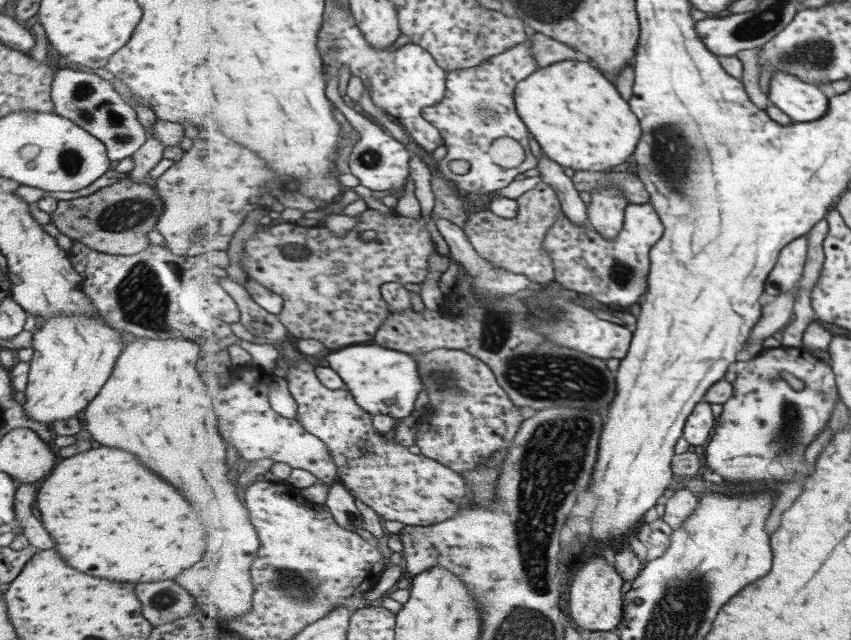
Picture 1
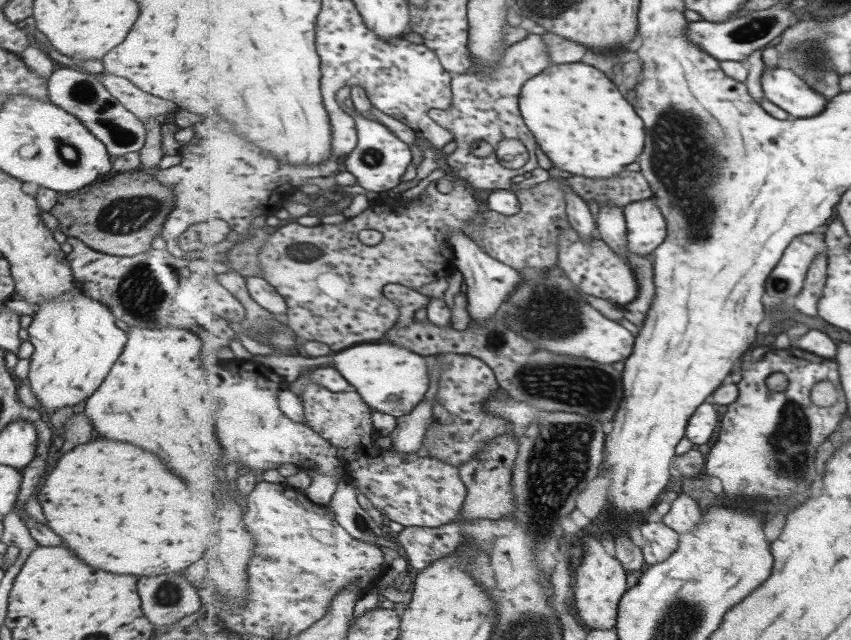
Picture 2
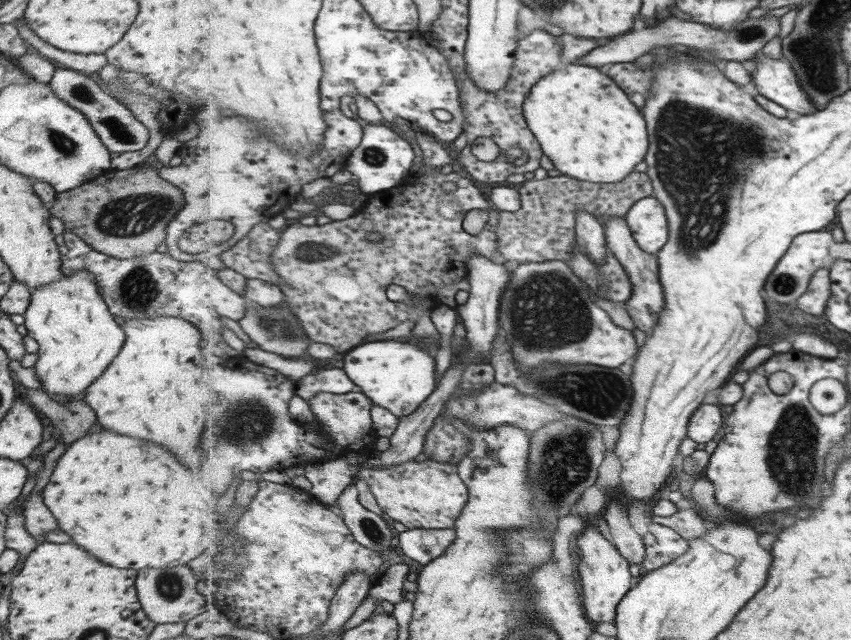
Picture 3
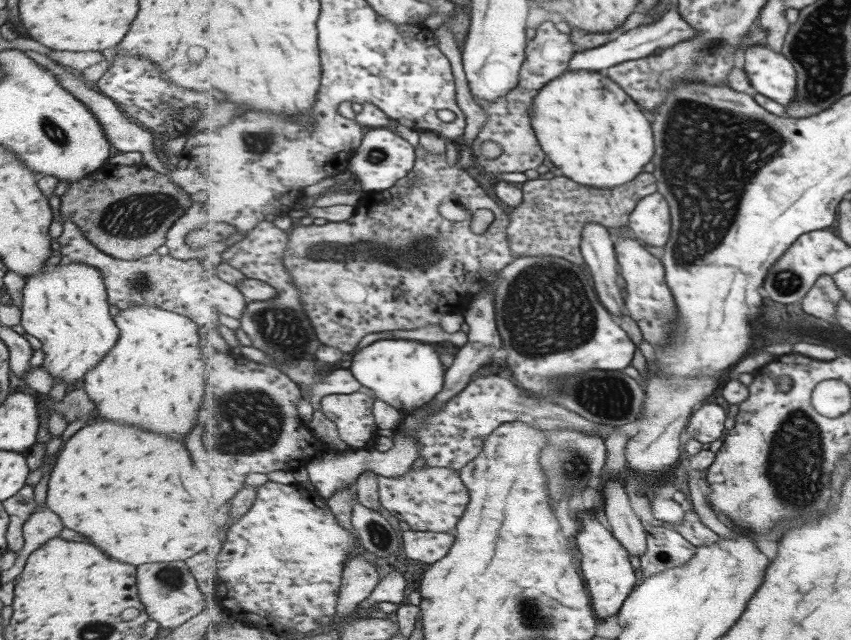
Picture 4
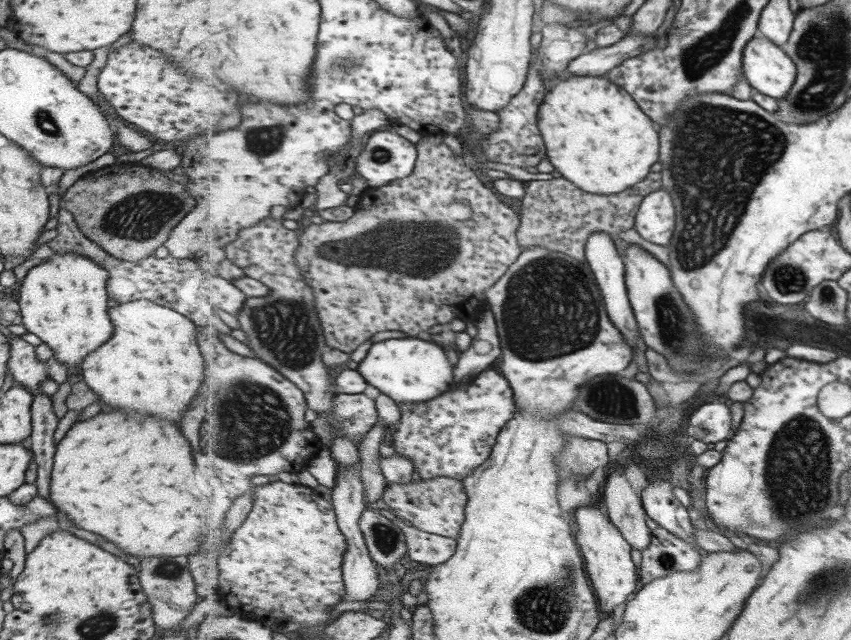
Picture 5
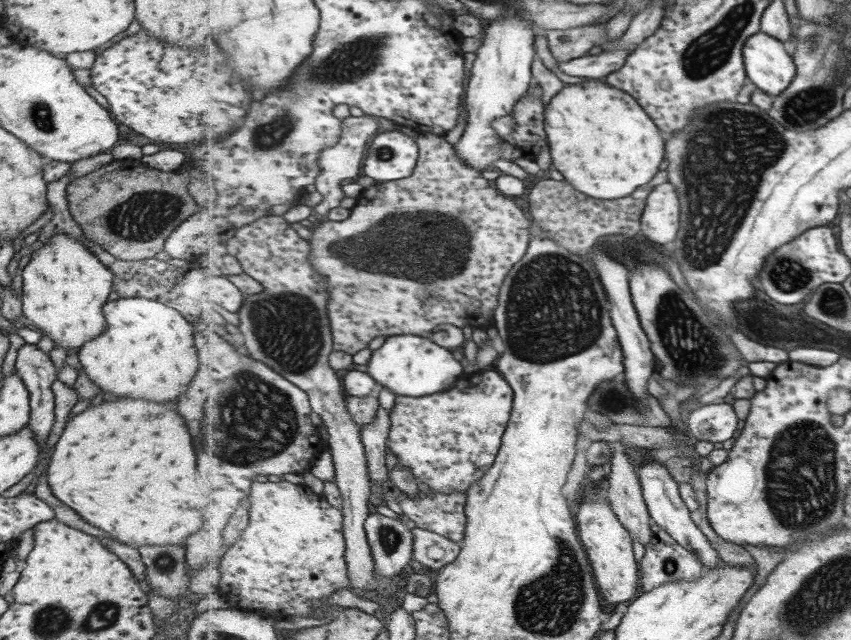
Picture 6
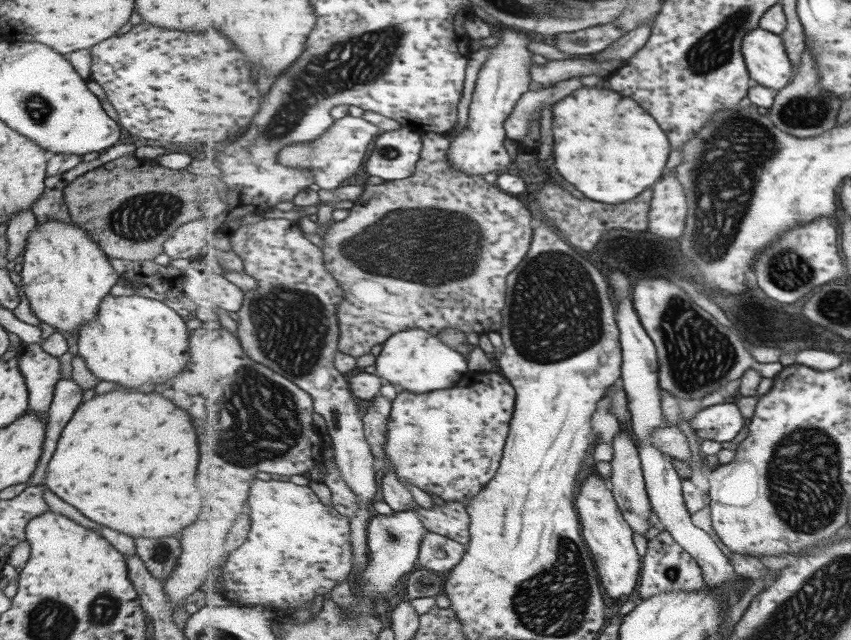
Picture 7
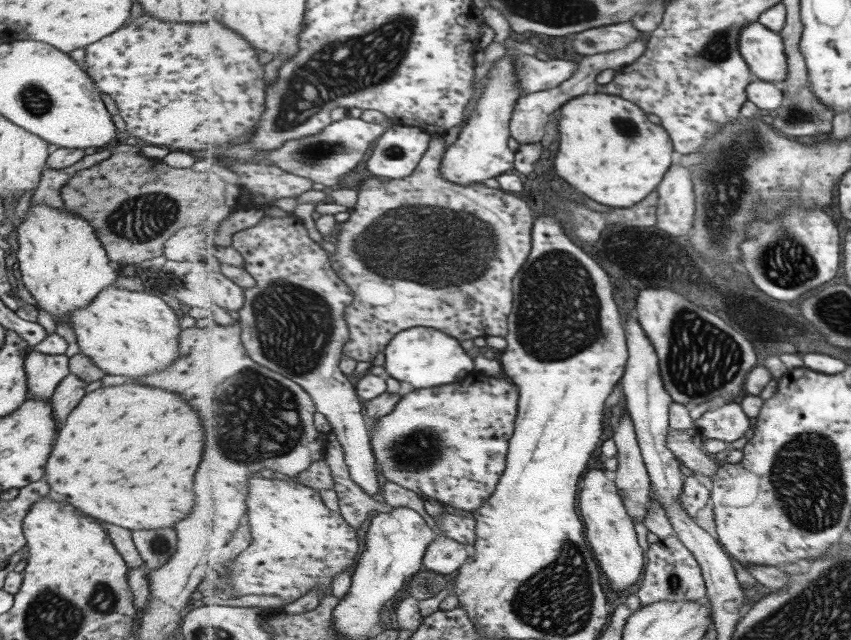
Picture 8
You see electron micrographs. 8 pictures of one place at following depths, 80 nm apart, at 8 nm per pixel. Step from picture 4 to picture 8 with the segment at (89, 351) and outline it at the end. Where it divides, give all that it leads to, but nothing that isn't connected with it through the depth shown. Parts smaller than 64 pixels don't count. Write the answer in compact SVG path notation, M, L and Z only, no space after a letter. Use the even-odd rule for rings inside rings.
M30 202L15 234L21 282L35 299L35 308L45 310L55 321L68 318L72 310L87 306L97 293L115 282L115 266L106 257L94 228L67 209L54 209L45 203L31 205Z

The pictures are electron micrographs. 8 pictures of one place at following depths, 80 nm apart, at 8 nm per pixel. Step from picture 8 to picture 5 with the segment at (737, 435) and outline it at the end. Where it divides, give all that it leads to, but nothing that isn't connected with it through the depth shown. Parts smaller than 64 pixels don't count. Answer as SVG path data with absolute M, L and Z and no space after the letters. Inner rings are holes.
M710 403L700 406L691 414L688 422L690 439L697 439L707 444L727 440L733 428L731 409L727 404Z

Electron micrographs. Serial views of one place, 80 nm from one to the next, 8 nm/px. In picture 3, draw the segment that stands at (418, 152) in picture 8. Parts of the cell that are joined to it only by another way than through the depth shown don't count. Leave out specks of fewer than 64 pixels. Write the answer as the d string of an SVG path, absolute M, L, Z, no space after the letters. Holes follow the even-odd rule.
M389 123L371 124L364 127L362 143L347 155L343 167L353 174L354 183L363 194L373 194L390 190L397 186L411 170L415 162L415 152L410 139L395 130Z

